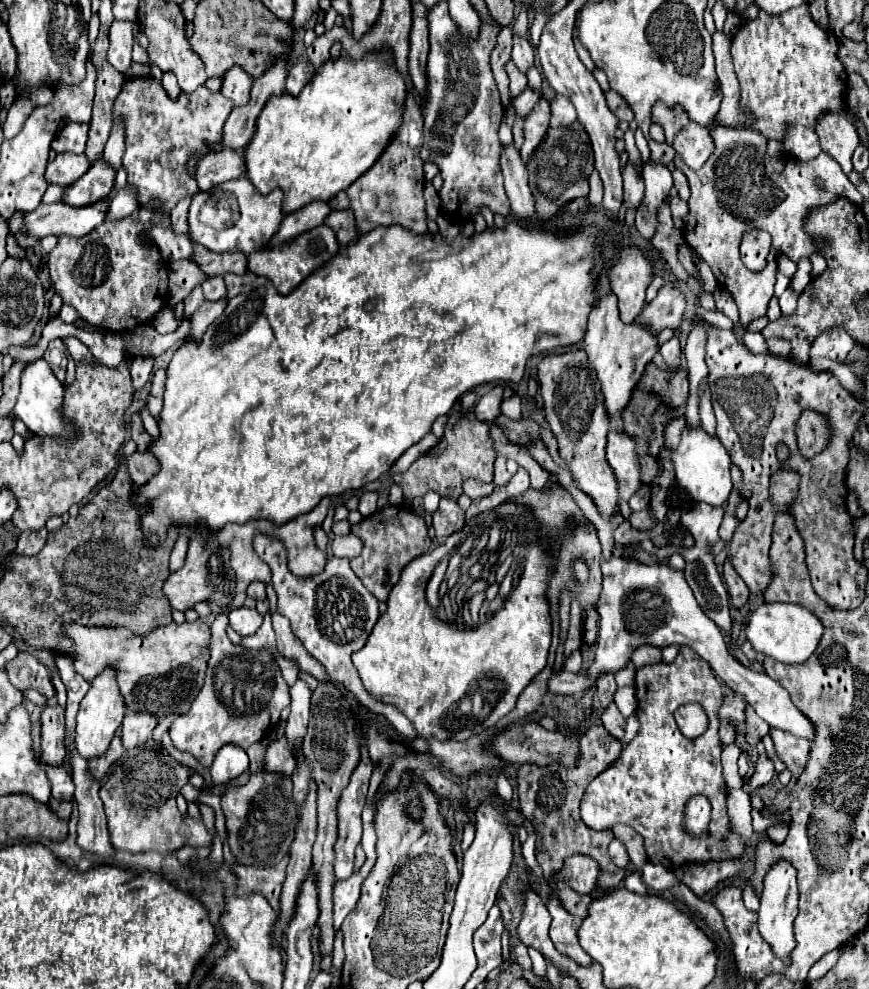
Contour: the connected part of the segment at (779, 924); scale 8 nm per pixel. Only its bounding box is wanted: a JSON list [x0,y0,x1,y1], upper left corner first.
[758,859,798,961]

